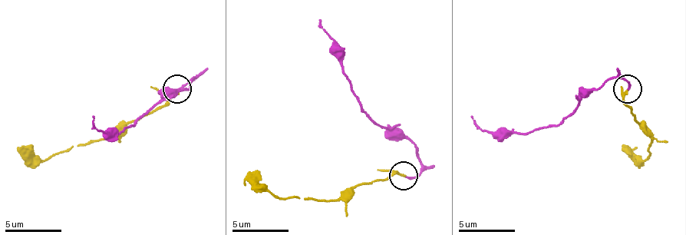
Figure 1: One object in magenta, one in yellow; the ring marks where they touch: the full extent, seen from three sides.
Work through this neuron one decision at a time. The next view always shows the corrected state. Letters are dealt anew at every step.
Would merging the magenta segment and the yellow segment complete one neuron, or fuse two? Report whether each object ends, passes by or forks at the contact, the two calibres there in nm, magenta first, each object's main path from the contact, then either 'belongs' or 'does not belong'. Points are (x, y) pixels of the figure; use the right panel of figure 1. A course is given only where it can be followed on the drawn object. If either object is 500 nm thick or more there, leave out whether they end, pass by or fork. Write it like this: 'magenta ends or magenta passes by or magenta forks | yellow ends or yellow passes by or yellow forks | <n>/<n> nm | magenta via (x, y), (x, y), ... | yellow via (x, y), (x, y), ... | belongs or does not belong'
magenta ends | yellow ends | 180/190 nm | magenta via (626, 90), (629, 84), (623, 78), (609, 78), (558, 124), (532, 132), (484, 132), (470, 115) | yellow via (626, 90), (623, 100), (631, 109), (638, 124), (651, 137), (648, 155), (643, 160), (631, 149), (638, 146) | belongs

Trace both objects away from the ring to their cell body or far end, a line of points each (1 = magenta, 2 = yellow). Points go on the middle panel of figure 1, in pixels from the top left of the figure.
1: (404, 174), (415, 177), (420, 172), (415, 146), (407, 137), (395, 137), (361, 107), (341, 47), (318, 18)
2: (404, 174), (392, 172), (384, 180), (350, 186), (335, 200), (276, 197), (248, 180), (245, 186)

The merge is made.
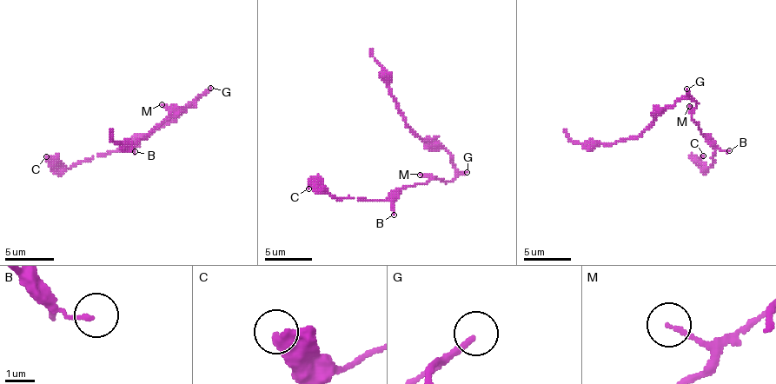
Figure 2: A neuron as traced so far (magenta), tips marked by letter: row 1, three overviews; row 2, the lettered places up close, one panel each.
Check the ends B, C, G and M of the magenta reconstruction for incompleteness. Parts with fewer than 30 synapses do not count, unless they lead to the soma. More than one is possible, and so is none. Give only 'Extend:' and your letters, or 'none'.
Extend: G

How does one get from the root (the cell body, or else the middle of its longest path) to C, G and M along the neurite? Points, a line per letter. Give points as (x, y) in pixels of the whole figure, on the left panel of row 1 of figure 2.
C: (195, 100), (189, 102), (166, 124), (137, 136), (124, 148), (78, 161), (69, 168), (58, 168), (46, 156)
G: (195, 100), (210, 88)
M: (195, 100), (179, 109), (169, 109), (162, 104)

